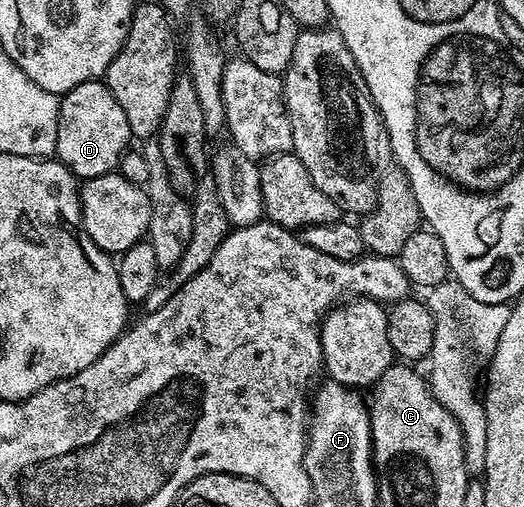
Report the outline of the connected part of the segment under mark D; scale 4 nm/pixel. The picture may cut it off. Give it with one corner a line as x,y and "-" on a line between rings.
105,80
85,81
65,90
58,106
58,134
54,153
75,177
89,179
115,172
118,160
127,152
129,145
126,144
131,144
131,141
128,115
124,115
120,103
116,103
116,95
112,95

